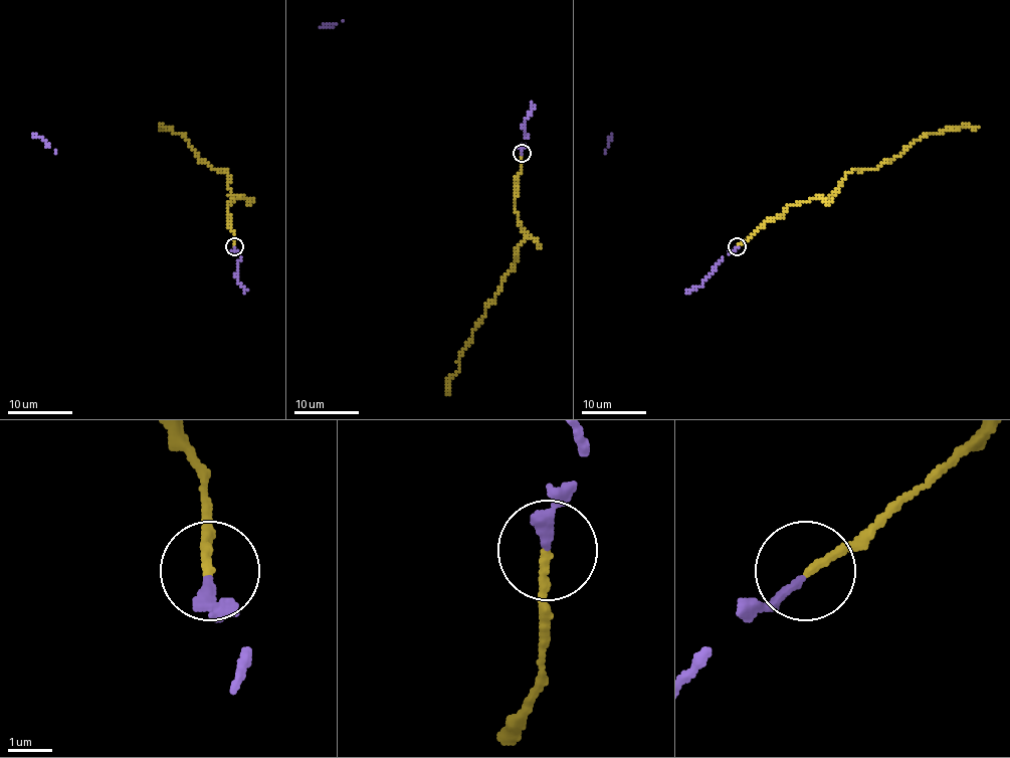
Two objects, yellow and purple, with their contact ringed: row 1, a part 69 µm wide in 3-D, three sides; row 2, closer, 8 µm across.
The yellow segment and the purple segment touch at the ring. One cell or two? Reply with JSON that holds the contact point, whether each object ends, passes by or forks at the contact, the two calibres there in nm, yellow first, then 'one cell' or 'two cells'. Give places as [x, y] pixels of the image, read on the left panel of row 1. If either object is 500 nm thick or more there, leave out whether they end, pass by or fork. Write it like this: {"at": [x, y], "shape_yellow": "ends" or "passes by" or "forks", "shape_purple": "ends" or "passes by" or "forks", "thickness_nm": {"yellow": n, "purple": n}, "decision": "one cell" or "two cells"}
{"at": [234, 246], "shape_yellow": "ends", "shape_purple": "ends", "thickness_nm": {"yellow": 190, "purple": 200}, "decision": "one cell"}

